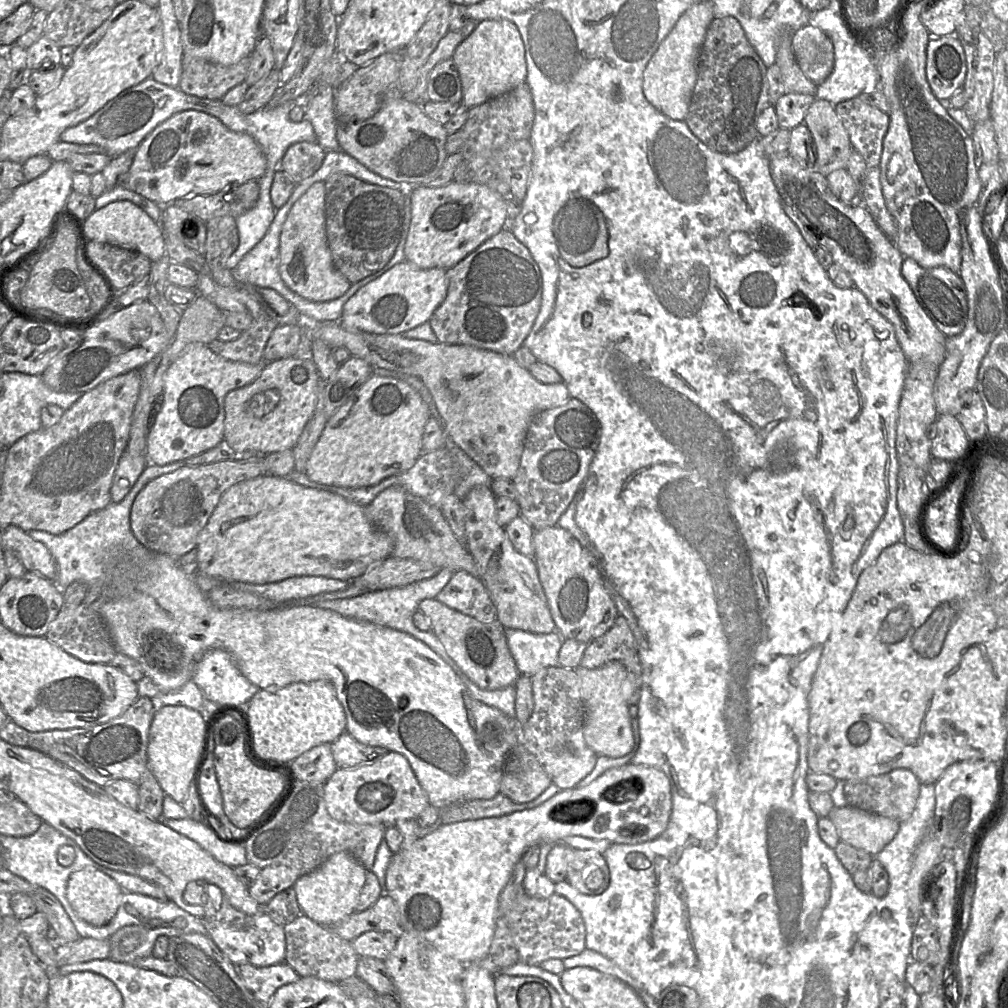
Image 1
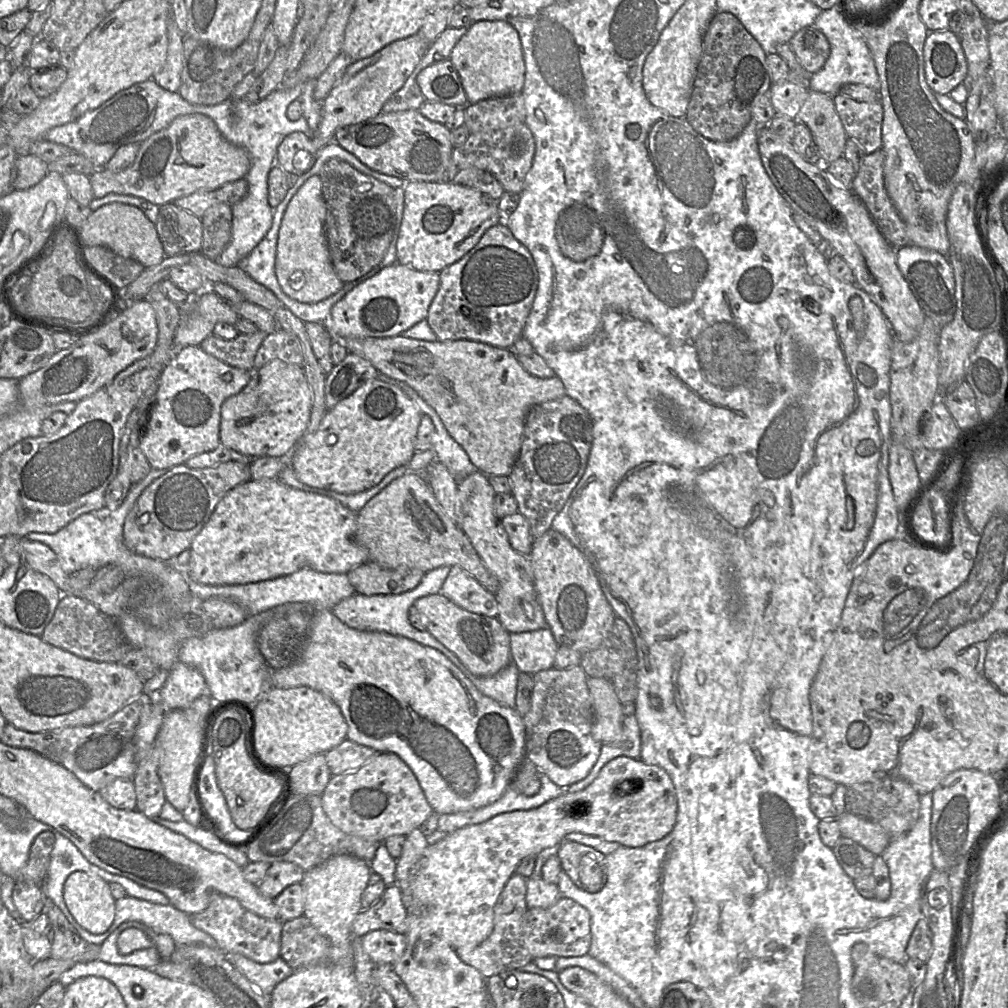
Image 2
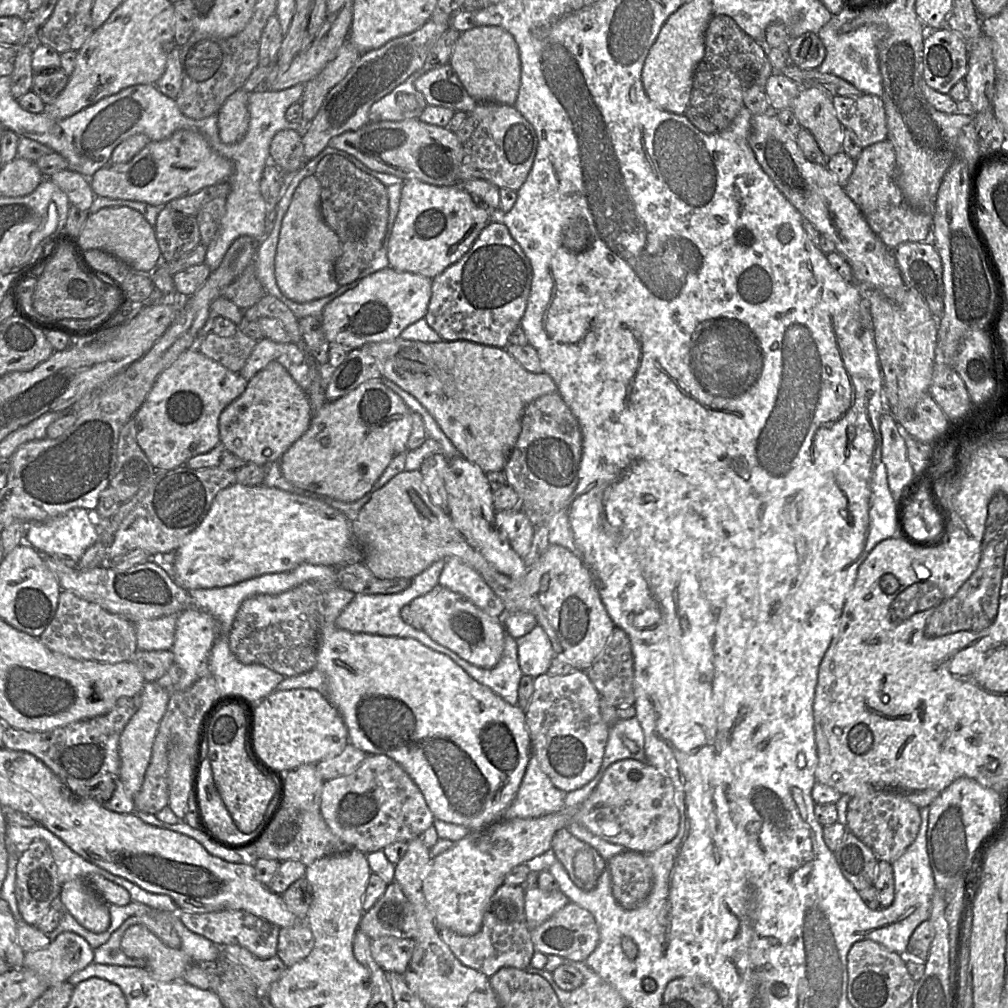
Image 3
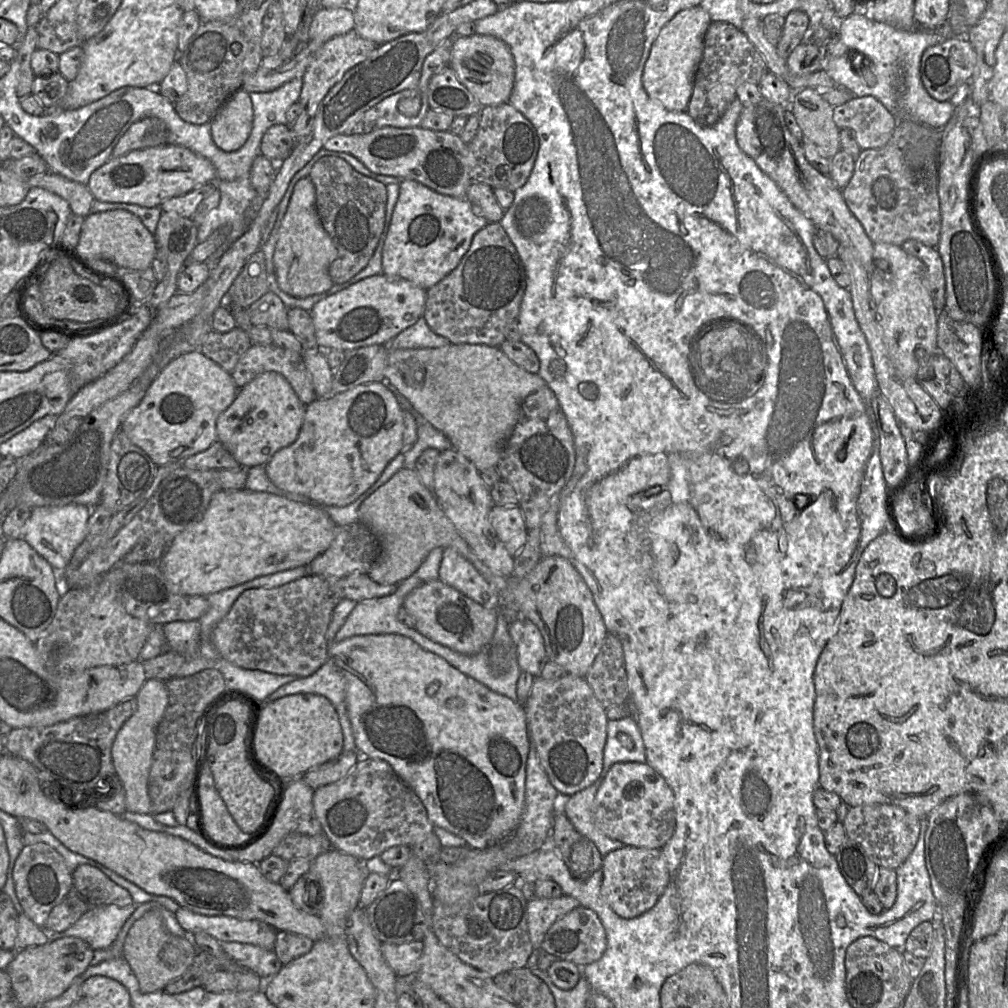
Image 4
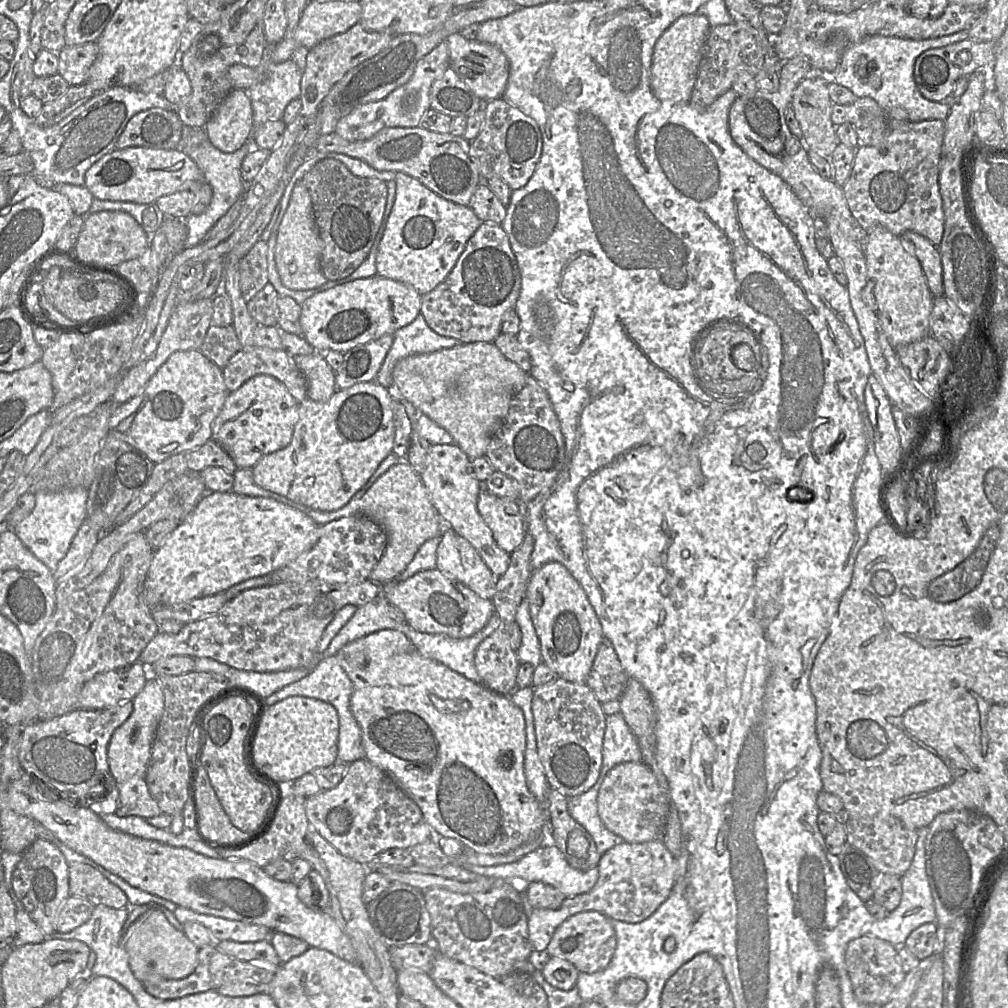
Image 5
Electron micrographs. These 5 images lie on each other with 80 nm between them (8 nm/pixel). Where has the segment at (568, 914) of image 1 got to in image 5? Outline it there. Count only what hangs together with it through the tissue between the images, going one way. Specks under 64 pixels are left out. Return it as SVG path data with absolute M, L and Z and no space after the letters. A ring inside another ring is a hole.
M595 910L578 912L554 931L546 951L571 962L579 972L595 973L607 967L617 946L617 937L611 920Z

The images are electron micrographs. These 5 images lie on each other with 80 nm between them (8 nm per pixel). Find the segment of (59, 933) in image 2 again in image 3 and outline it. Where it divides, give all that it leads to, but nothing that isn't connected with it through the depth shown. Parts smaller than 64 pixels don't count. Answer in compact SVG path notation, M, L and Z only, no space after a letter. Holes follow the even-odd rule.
M66 931L47 947L26 952L23 967L39 973L52 987L66 982L72 974L91 964L94 950L81 936Z

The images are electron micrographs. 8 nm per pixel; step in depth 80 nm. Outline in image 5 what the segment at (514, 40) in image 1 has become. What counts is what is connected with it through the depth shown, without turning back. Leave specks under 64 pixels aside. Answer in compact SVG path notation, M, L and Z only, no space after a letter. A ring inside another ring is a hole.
M454 33L445 40L452 68L465 85L482 101L502 98L509 78L509 62L505 54L495 45L467 40Z

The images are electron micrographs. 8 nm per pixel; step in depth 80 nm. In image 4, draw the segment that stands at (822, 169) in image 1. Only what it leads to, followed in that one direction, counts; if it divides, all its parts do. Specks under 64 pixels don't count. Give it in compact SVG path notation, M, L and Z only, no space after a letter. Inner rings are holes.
M804 88L794 91L789 107L794 113L796 120L802 130L802 141L811 141L826 158L833 158L841 149L840 129L833 120L833 106L830 105L814 88Z

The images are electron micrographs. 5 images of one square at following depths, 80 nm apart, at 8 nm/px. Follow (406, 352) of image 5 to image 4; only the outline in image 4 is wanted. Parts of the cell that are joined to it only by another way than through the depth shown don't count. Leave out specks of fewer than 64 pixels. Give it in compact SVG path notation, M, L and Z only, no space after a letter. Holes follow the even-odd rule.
M424 316L412 326L396 335L389 343L389 349L437 348L450 344L450 341L433 332Z

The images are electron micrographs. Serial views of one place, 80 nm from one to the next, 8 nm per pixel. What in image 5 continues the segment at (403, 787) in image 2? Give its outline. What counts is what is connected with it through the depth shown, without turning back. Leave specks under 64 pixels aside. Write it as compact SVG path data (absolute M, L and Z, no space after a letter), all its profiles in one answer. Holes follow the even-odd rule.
M366 758L348 764L342 781L335 788L306 798L305 812L311 825L322 837L342 855L360 864L377 860L377 856L388 849L410 849L428 840L439 844L439 836L427 824L419 806L388 774Z

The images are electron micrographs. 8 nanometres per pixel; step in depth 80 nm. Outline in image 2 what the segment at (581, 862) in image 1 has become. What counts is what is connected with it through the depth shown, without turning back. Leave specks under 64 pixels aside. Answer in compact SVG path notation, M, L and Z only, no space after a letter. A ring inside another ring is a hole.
M564 840L556 848L555 853L561 862L563 870L578 888L584 891L584 884L579 878L580 862L584 856L592 857L593 861L601 867L602 871L604 872L603 887L606 884L606 856L596 849L577 842Z

